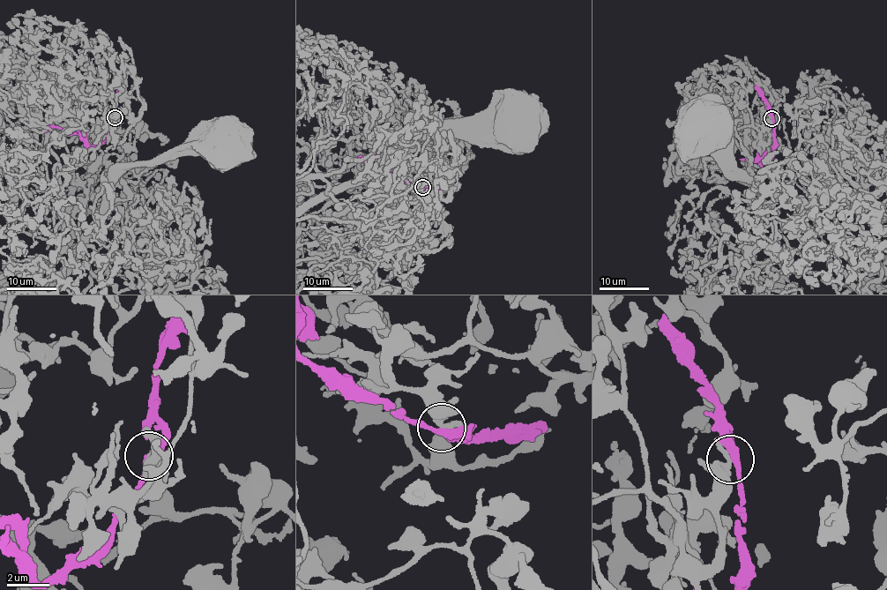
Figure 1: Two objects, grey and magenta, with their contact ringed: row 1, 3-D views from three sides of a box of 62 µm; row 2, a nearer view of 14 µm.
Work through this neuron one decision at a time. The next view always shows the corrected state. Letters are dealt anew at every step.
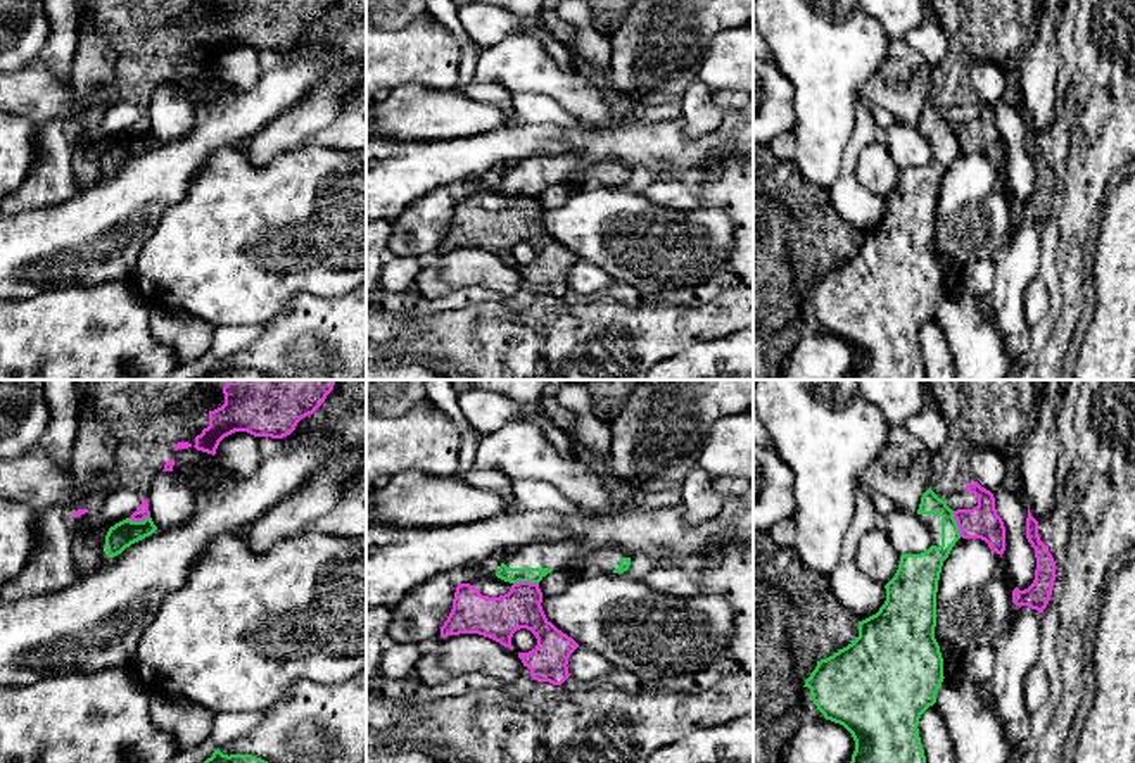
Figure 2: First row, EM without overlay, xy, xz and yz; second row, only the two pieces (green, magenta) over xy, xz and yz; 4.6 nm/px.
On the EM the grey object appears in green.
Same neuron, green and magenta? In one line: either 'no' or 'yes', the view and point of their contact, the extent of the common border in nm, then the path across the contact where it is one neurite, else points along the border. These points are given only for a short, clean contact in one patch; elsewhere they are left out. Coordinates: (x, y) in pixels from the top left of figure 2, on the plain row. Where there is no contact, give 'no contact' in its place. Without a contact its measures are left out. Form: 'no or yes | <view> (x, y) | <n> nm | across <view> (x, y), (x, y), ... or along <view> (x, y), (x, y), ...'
no | xz (526, 194) | 120 nm | along xz (538, 195), (513, 197)

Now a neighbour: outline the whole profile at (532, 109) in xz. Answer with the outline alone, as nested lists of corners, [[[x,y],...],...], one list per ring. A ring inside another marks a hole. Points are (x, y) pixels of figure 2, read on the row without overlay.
[[[511,93],[522,124],[551,124],[589,129],[594,124],[567,112],[553,97],[537,93]]]

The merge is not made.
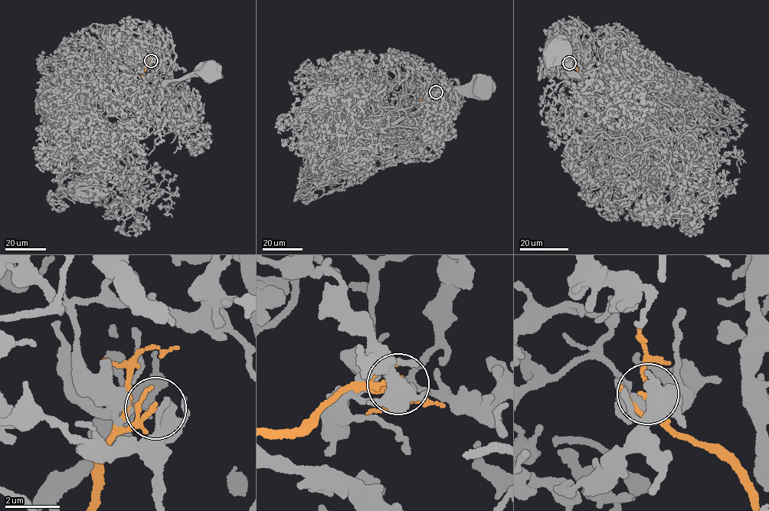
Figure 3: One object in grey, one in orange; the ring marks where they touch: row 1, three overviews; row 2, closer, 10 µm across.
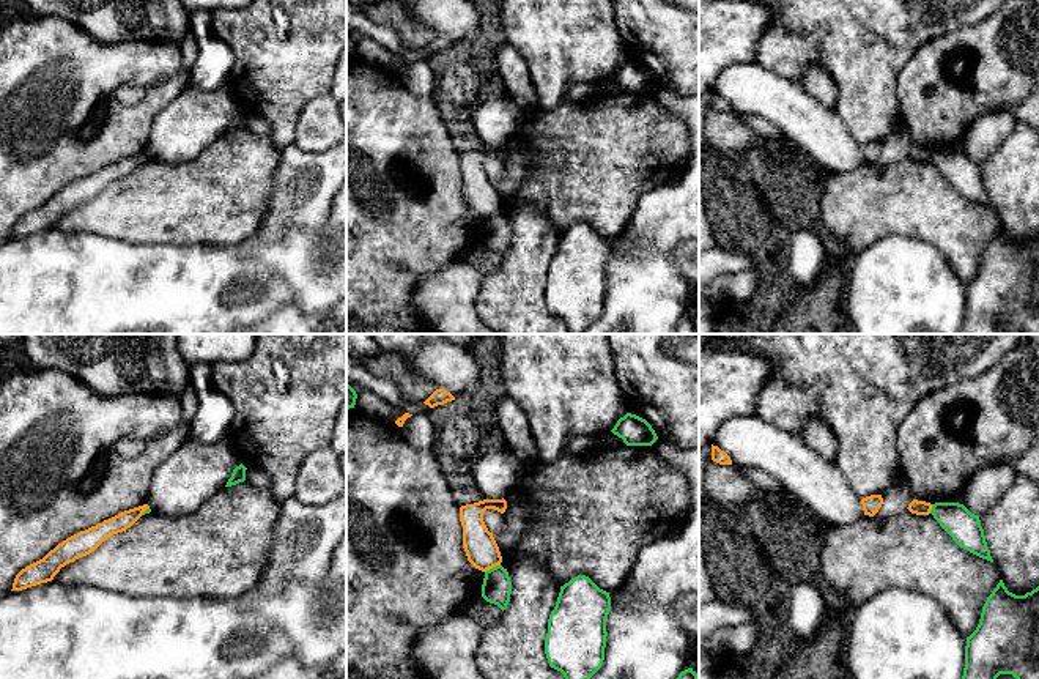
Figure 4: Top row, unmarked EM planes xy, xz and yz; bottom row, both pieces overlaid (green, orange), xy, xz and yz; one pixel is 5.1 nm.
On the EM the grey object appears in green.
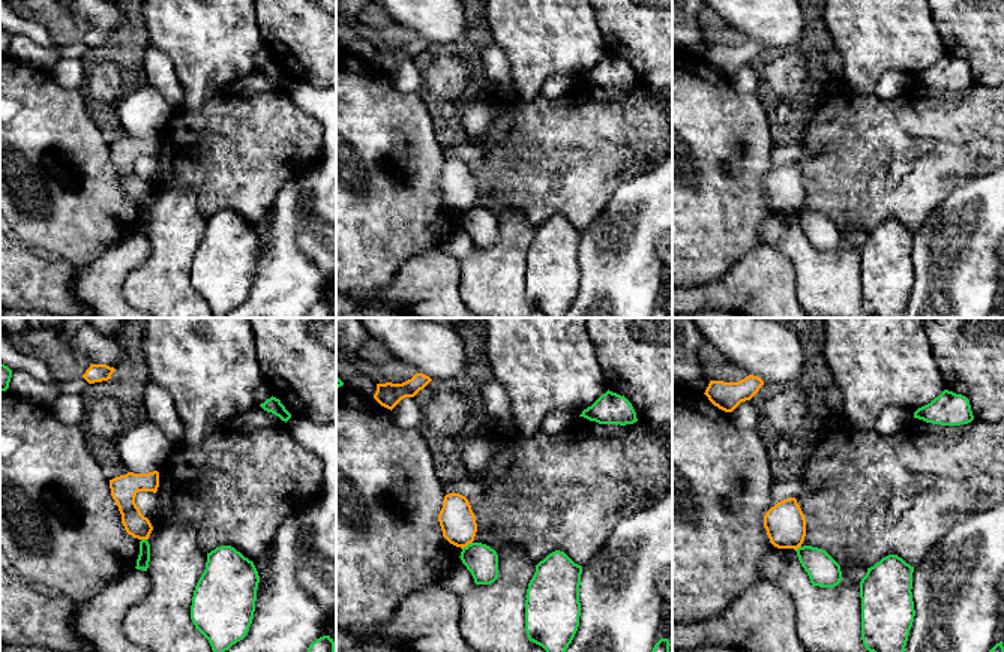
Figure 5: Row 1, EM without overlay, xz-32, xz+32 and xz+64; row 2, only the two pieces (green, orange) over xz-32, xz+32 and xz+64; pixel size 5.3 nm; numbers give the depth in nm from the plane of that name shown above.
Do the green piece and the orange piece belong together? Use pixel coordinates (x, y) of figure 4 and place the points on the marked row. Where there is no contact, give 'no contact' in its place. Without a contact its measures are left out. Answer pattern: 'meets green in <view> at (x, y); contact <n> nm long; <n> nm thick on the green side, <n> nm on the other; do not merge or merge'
meets green in xz at (493, 567); contact 90 nm long; 150 nm thick on the green side, 170 nm on the other; do not merge

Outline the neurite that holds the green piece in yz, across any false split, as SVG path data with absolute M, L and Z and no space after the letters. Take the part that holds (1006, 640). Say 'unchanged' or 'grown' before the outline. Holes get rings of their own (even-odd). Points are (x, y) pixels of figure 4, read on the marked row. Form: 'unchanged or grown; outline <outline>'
unchanged; outline M1000 580L982 607L976 630L967 636L962 679L996 679L1000 674L1012 674L1015 679L1039 679L1039 586L1025 596L1015 596Z

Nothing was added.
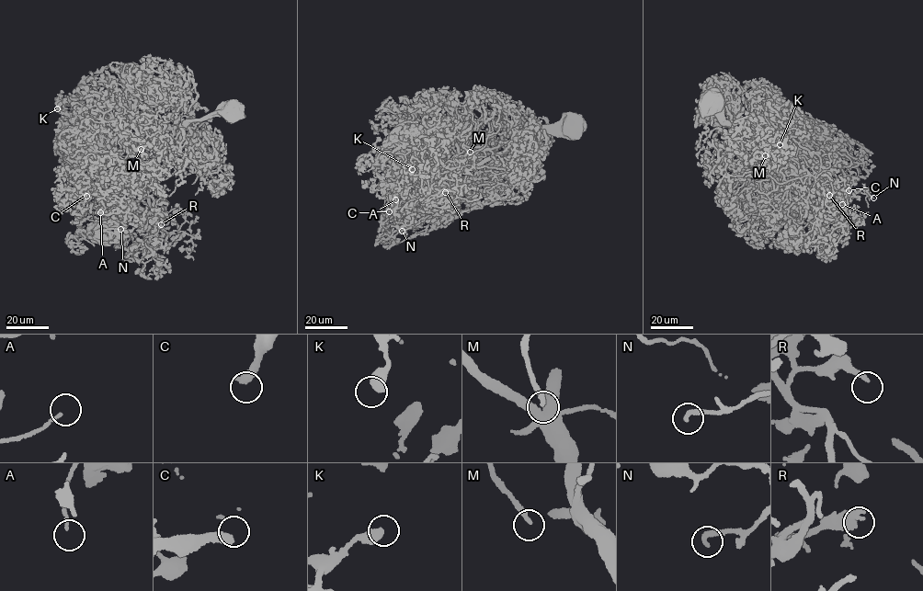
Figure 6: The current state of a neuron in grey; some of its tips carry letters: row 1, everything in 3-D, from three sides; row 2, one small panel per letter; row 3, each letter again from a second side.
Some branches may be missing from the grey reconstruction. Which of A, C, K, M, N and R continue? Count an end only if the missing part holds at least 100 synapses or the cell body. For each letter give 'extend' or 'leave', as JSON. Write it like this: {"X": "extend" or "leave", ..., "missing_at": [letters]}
{"A": "extend", "C": "leave", "K": "leave", "M": "extend", "N": "leave", "R": "leave", "missing_at": ["A", "M"]}

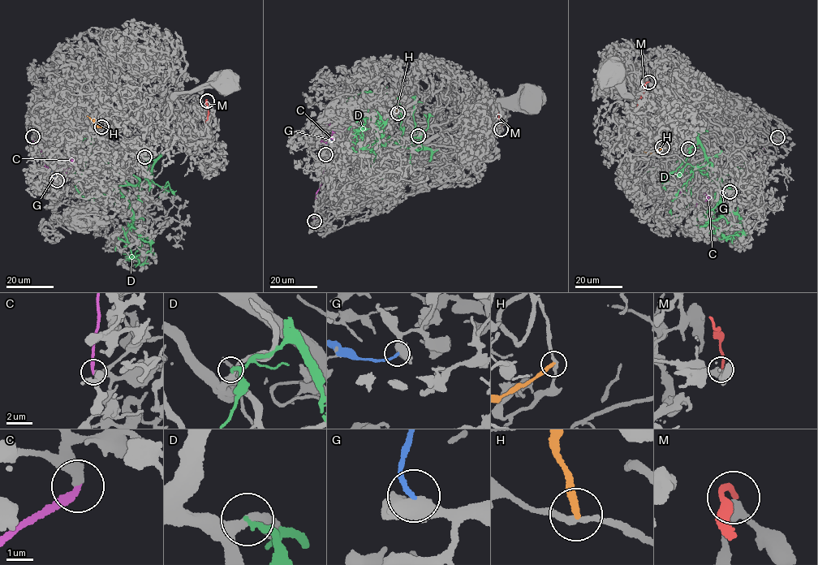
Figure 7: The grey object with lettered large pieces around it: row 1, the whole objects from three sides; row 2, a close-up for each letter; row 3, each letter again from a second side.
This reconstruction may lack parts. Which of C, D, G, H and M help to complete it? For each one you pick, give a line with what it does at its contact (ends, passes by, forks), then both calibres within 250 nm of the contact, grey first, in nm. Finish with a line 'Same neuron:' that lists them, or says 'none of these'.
Same neuron: none of these

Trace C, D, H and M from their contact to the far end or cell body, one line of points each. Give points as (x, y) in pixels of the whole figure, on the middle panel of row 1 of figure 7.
C: (314, 221), (325, 157), (321, 140), (328, 142), (343, 129), (345, 109), (353, 110), (355, 118)
D: (418, 135), (423, 147), (382, 140), (372, 145), (375, 153), (381, 139), (366, 118), (360, 145), (372, 149)
H: (398, 113), (393, 90)
M: (501, 129), (497, 109), (491, 105)

